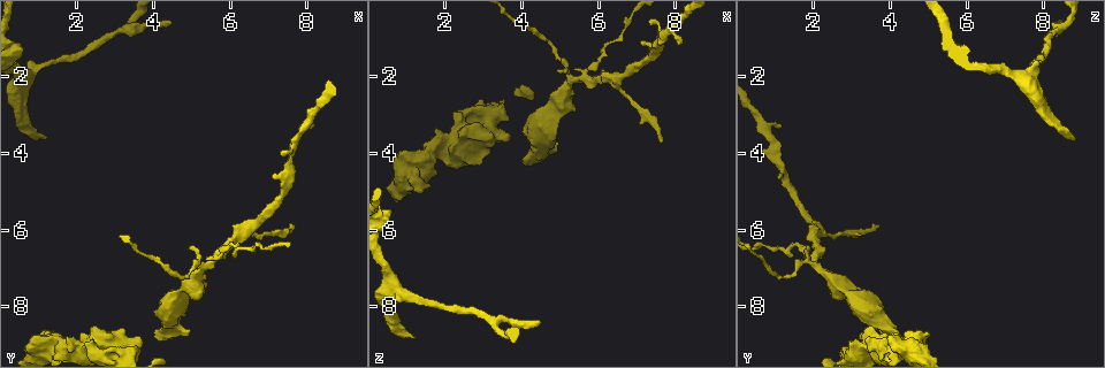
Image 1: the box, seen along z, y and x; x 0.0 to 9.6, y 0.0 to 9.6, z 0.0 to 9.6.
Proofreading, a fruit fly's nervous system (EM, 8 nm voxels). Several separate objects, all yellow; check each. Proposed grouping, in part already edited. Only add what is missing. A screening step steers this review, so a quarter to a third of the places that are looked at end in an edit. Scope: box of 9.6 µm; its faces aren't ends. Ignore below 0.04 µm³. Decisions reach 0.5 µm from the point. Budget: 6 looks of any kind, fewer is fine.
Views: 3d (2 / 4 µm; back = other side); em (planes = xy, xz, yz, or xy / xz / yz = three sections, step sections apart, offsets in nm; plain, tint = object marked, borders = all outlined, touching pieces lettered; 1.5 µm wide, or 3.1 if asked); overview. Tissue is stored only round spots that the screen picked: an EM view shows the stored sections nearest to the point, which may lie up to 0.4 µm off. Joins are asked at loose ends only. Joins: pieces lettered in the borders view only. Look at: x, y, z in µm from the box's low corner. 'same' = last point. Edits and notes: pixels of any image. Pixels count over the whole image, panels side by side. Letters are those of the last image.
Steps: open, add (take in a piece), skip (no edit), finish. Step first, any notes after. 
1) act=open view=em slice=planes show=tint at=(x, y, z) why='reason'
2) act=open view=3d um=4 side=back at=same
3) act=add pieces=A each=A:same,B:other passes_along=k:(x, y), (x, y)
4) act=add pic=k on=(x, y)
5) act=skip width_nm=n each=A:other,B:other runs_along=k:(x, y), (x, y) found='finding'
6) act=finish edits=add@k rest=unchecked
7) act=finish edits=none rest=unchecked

act=open view=3d um=4 at=(2.45, 8.60, 3.45) why='thick end'

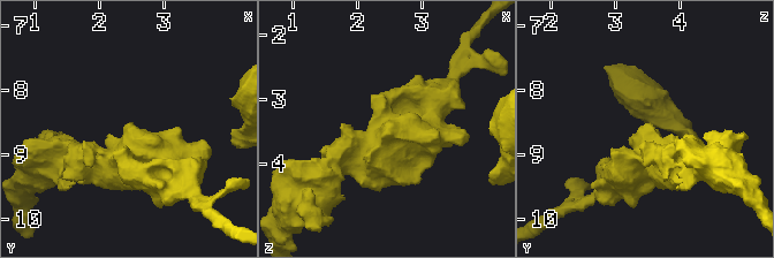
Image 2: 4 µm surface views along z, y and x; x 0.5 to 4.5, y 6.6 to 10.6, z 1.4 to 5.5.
act=open view=em slice=planes show=borders at=(2.45, 8.55, 3.50)

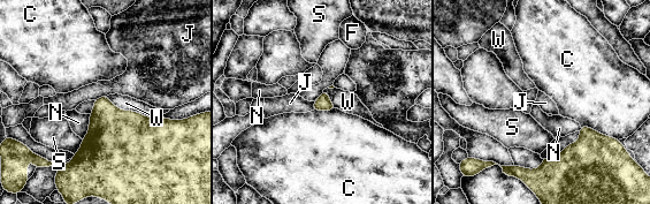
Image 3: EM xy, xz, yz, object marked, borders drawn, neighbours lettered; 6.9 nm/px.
act=skip longest_contact=W:420nm each=C:other,F:other,J:other,N:other,S:other,W:other border=3:(106, 95), (94, 100) found='none of them fits'

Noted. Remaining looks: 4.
act=open view=em slice=planes show=borders at=(4.00, 8.85, 4.30) why='stops while still wide'

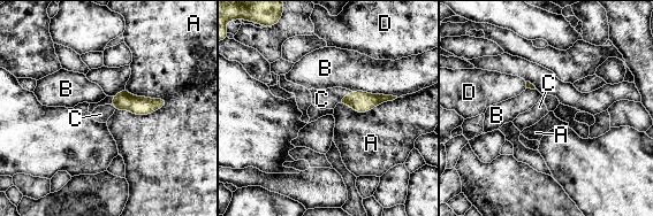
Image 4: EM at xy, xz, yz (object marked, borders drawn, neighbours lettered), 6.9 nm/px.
act=add pieces=C longest_contact=A:380nm each=A:other,B:other,C:same,D:other passes_along=4:(361, 101), (346, 95), (321, 99) found='the neuron continues'

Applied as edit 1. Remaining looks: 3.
act=open view=overview

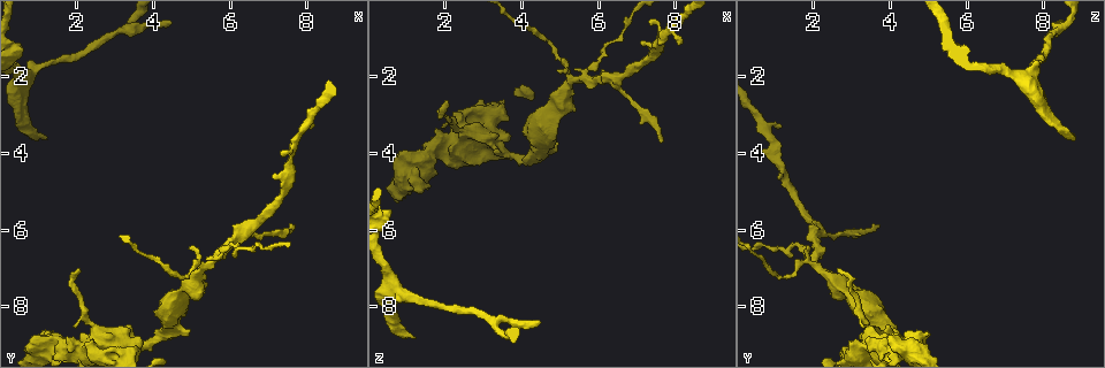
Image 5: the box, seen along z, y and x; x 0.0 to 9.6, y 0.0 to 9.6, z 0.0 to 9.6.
act=open view=em slice=planes show=borders at=(1.15, 3.65, 8.80) why='an open end'

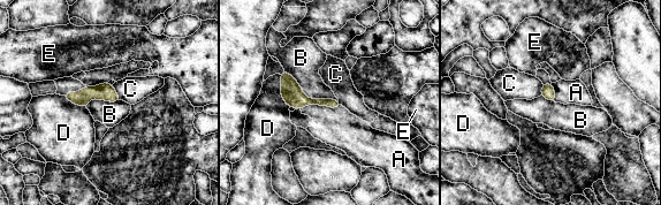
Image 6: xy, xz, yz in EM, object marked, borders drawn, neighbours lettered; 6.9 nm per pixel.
act=add pieces=A each=A:same,B:other,C:other,D:other,E:other passes_along=6:(291, 93), (320, 105), (336, 127) found='it goes on there'

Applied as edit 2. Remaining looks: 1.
act=finish edits=add@4,add@6 rest=unchecked

